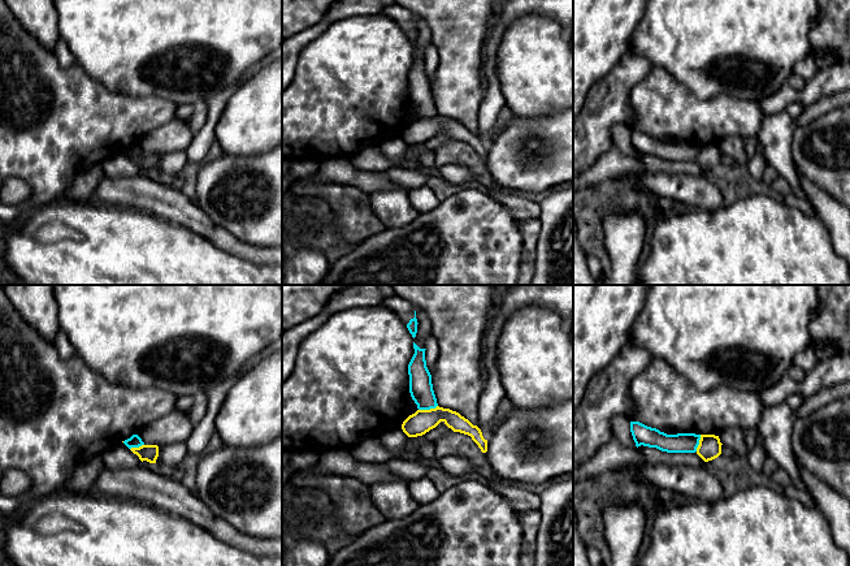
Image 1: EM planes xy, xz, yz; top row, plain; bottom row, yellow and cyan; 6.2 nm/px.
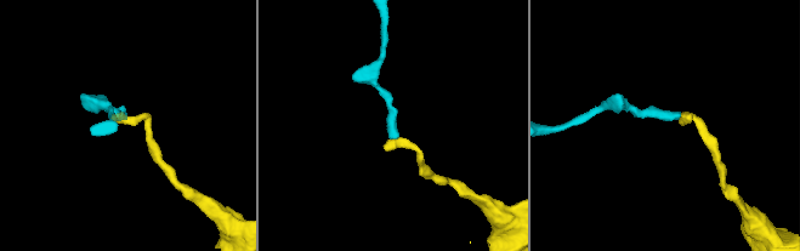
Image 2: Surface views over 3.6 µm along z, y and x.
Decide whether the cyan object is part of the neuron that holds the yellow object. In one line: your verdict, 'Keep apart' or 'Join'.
Keep apart

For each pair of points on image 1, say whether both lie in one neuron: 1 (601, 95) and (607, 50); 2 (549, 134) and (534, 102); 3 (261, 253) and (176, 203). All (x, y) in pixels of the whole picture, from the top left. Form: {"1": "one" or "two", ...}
{"1": "two", "2": "two", "3": "one"}

